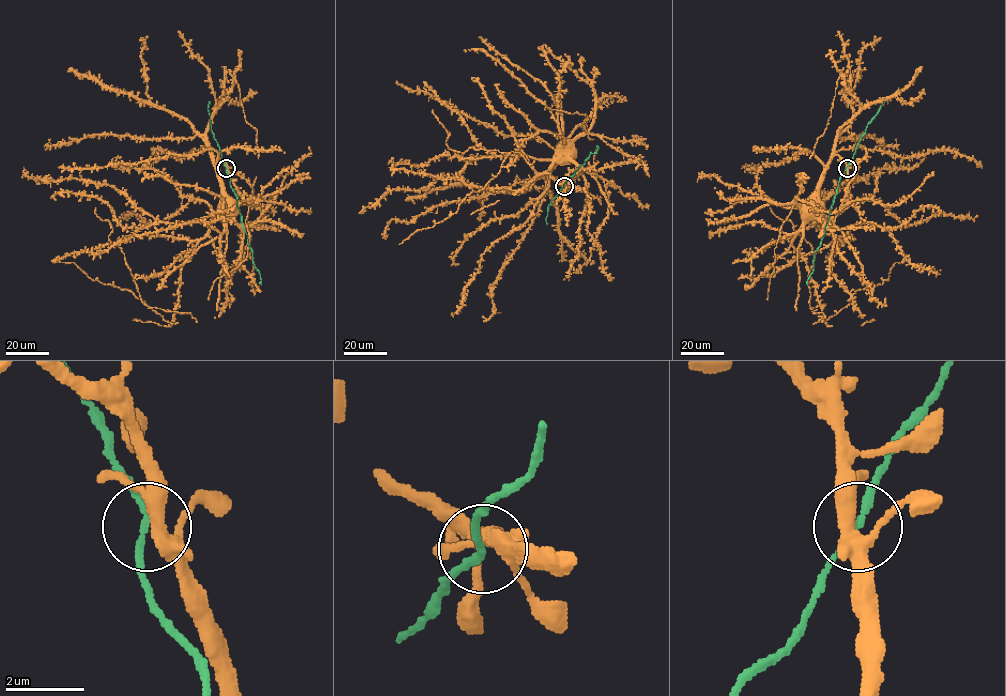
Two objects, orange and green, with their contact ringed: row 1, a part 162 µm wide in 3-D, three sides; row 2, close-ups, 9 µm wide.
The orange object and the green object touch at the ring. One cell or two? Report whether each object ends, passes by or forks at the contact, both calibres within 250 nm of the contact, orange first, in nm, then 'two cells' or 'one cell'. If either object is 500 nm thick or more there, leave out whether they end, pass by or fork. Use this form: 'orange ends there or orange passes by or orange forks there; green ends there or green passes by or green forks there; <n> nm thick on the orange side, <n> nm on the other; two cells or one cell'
orange forks there; green passes by; 360 nm thick on the orange side, 150 nm on the other; one cell

